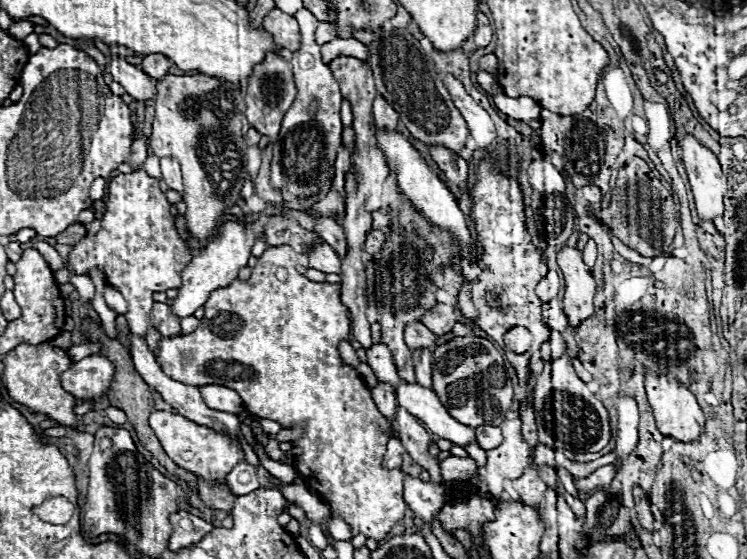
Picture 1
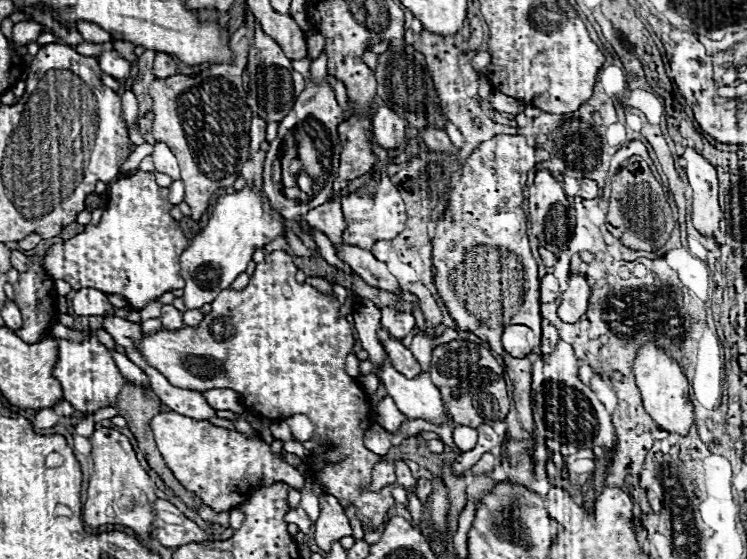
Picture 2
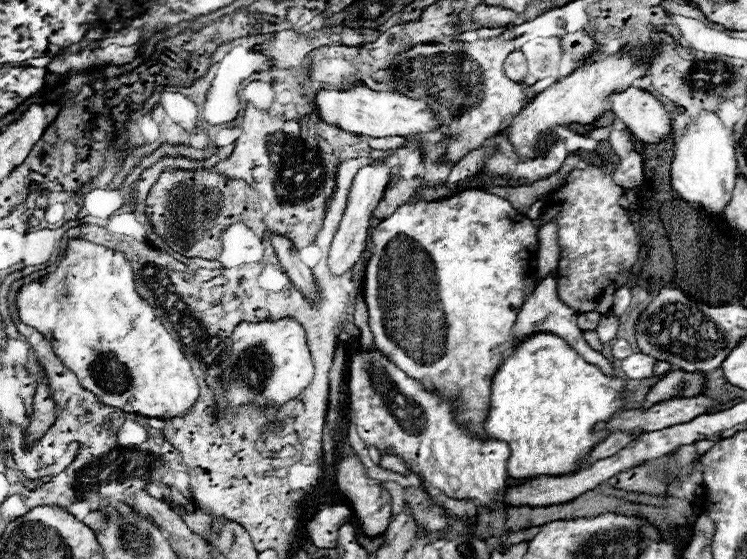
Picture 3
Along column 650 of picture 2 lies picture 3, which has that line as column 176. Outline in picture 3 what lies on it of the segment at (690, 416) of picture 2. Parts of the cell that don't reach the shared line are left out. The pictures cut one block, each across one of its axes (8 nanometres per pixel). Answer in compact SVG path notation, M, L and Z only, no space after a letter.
M70 240L60 268L40 282L24 284L16 306L20 320L50 338L54 352L58 358L62 358L64 366L78 376L78 382L86 390L98 394L104 404L122 408L126 412L138 412L148 418L184 416L196 404L198 384L190 364L184 358L178 342L154 316L152 306L136 294L132 268L120 252L88 240Z

